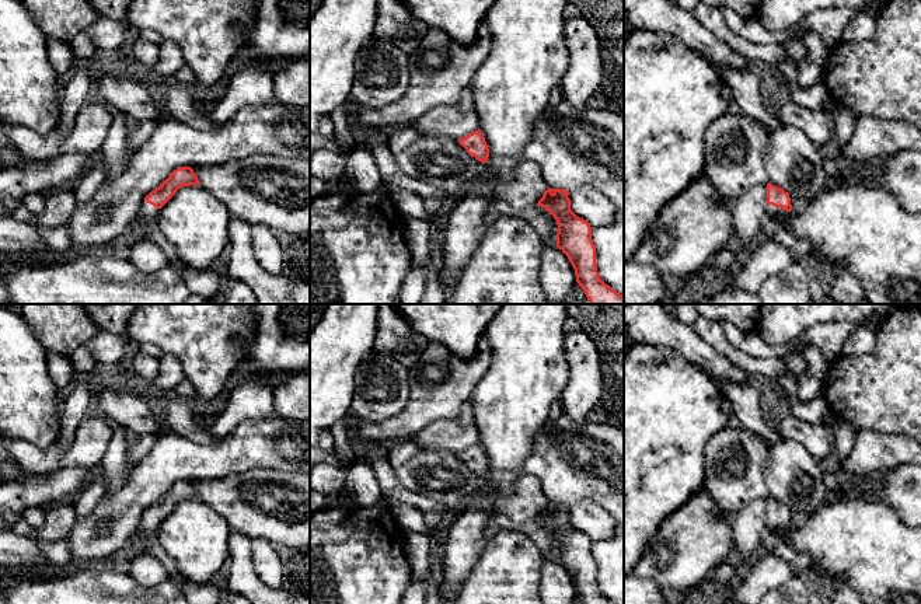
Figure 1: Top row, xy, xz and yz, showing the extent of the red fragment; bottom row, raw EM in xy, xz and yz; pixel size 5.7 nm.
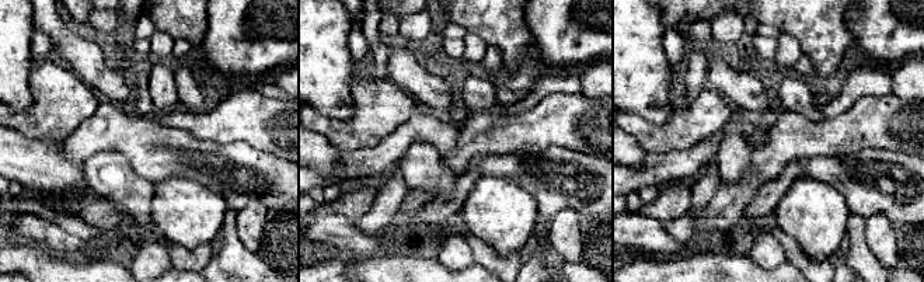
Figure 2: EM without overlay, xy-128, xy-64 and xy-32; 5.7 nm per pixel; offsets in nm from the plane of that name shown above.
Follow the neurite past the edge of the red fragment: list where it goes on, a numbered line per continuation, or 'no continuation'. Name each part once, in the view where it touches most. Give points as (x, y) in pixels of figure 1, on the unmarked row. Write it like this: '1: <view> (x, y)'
1: yz (773, 526)

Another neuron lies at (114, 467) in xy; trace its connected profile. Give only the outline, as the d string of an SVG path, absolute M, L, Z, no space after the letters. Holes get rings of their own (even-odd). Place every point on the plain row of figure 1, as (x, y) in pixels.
M114 425L112 439L100 467L107 481L107 492L109 493L115 493L122 488L132 471L125 462L126 451L129 448L126 433L126 429Z

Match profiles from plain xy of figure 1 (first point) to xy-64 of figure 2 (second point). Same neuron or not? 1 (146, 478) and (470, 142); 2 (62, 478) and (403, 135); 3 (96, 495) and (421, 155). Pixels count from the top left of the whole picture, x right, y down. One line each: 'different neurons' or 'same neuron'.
1: same neuron
2: same neuron
3: different neurons

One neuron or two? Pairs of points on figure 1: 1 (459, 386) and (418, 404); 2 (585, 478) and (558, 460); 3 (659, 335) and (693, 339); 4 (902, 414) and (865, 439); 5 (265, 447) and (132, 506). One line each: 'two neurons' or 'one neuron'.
1: one neuron
2: one neuron
3: one neuron
4: two neurons
5: one neuron

